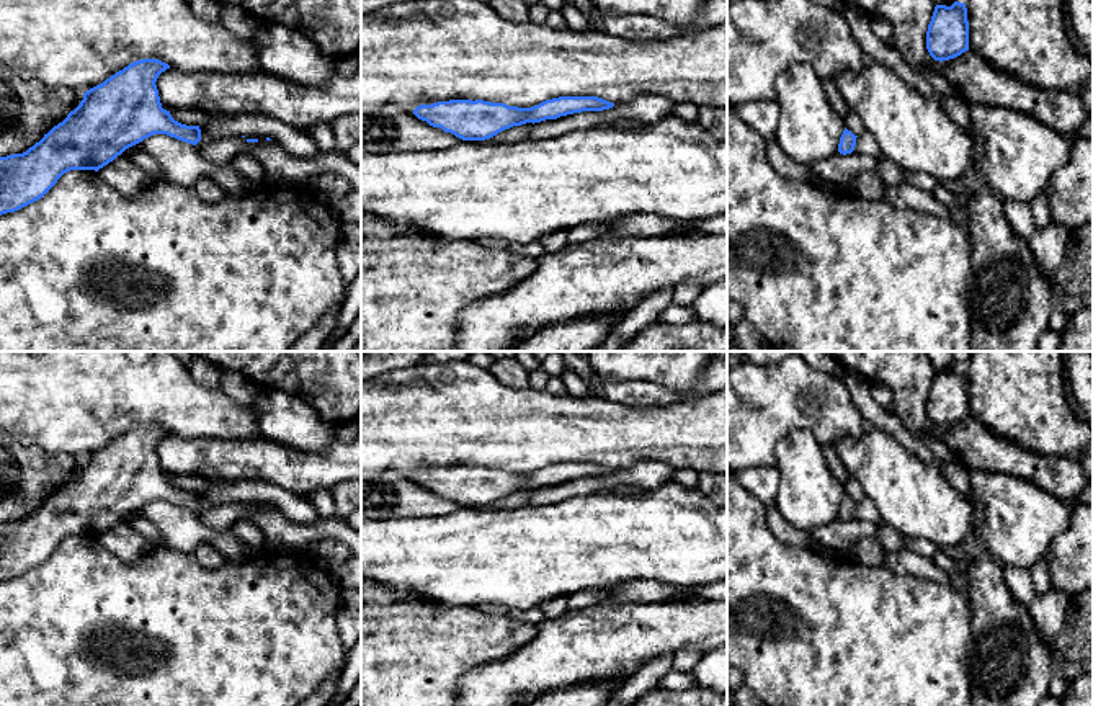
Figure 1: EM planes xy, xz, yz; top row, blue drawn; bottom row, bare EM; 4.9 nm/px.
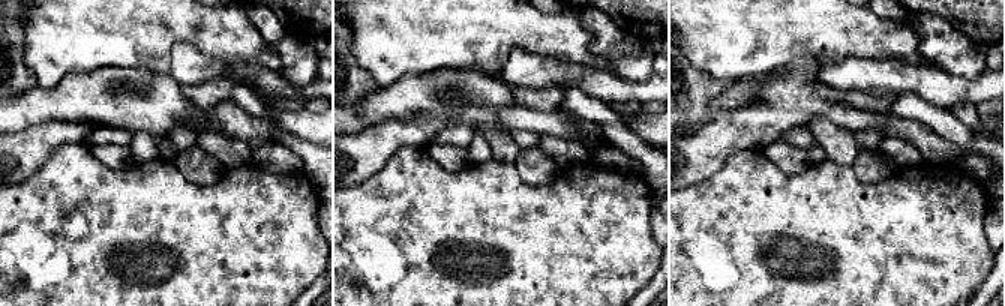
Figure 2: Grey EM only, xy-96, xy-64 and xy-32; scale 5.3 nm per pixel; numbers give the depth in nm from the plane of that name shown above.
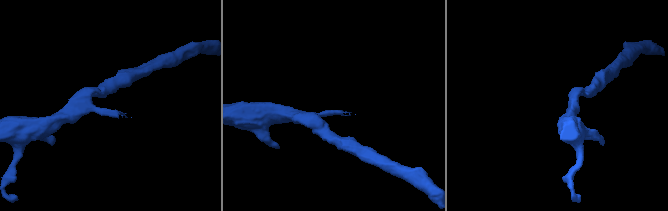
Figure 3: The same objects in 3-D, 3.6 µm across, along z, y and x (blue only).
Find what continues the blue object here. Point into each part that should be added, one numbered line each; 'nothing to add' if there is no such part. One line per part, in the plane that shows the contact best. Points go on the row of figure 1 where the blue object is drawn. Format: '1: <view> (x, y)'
1: xy (283, 169)

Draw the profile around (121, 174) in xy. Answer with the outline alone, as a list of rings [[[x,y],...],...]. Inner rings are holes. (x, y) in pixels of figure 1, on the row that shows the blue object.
[[[118,155],[113,162],[100,168],[98,173],[123,196],[136,196],[150,183],[150,176],[126,155]]]

